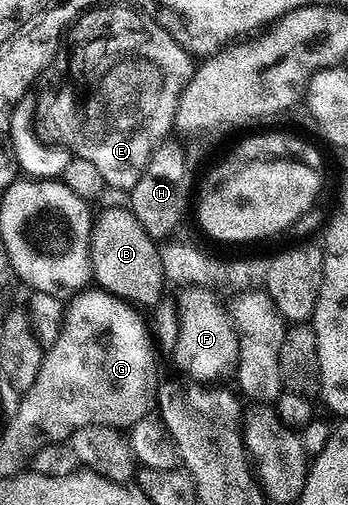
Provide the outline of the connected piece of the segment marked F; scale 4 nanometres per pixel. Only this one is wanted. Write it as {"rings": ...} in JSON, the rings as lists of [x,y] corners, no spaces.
{"rings":[[[188,285],[178,298],[180,324],[176,330],[176,338],[172,355],[176,363],[185,371],[187,378],[205,385],[215,384],[223,375],[233,374],[238,361],[238,337],[228,316],[227,306],[215,295],[211,286]]]}

